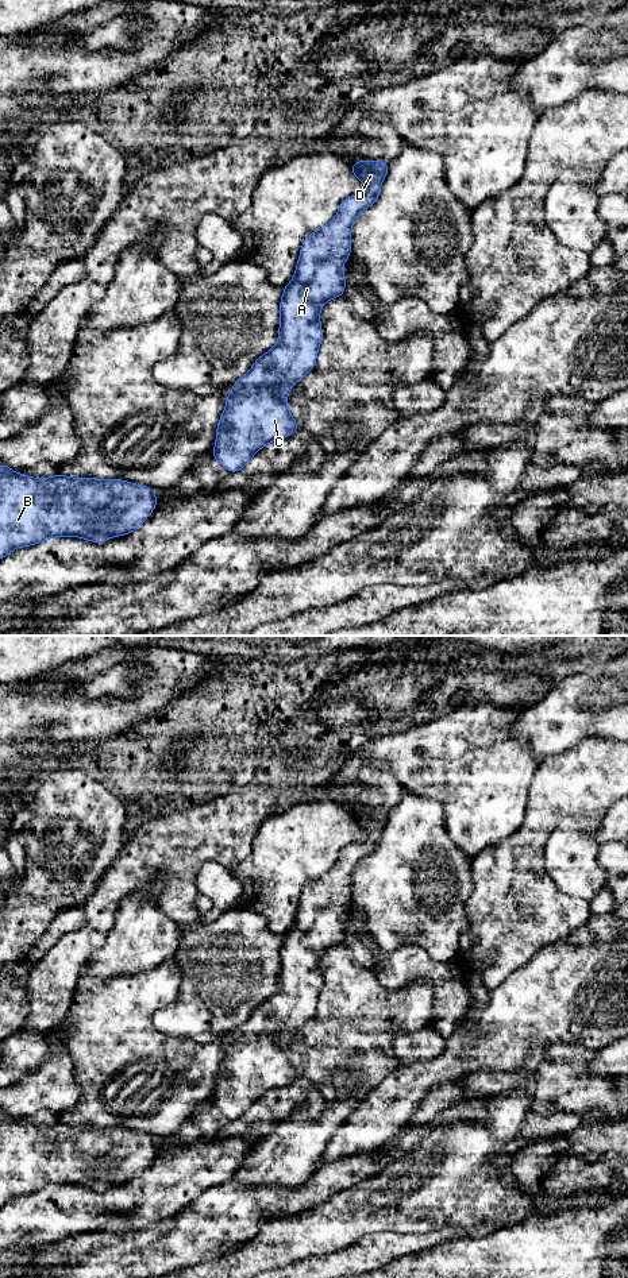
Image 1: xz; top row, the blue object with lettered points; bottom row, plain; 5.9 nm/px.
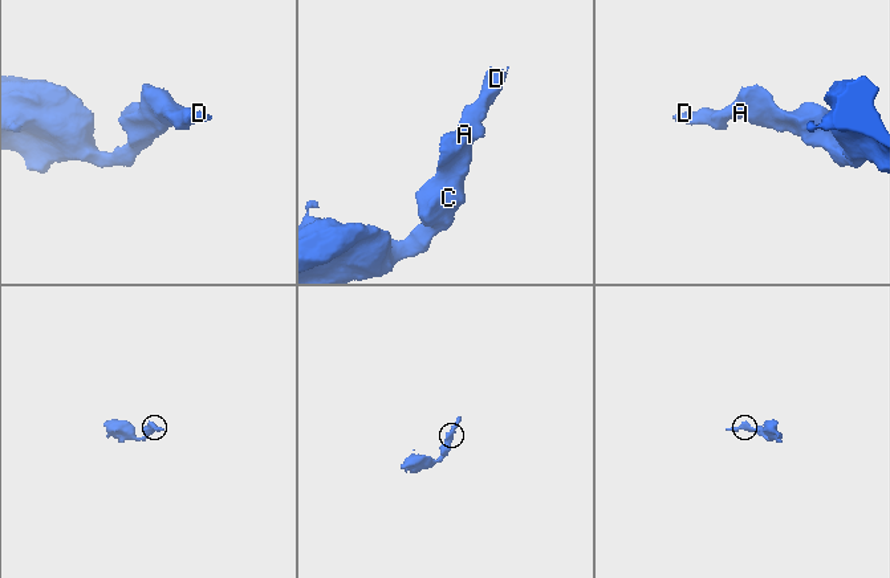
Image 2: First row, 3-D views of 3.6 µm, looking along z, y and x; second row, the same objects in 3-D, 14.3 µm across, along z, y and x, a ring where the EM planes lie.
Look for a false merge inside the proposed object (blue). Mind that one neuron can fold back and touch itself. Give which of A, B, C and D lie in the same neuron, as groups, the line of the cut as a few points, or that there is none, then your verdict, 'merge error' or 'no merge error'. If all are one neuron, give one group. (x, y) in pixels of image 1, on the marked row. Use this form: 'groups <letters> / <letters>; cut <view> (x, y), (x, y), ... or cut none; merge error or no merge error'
groups A B C D; cut none; no merge error

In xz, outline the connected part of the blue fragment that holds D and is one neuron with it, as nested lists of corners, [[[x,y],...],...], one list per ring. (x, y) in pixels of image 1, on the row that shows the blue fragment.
[[[384,161],[355,162],[351,171],[355,178],[366,184],[366,190],[343,200],[336,216],[303,242],[294,275],[284,286],[280,301],[278,343],[259,356],[244,377],[234,382],[234,389],[226,398],[226,409],[216,428],[212,453],[228,472],[240,471],[262,447],[289,437],[300,429],[288,409],[286,398],[292,386],[316,366],[319,345],[323,340],[320,309],[328,300],[342,297],[344,293],[346,279],[342,265],[350,258],[352,224],[362,211],[377,201],[388,170],[389,165]]]

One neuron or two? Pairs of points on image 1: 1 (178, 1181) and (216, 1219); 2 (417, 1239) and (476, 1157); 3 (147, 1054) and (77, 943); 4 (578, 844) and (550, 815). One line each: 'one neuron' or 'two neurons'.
1: two neurons
2: two neurons
3: two neurons
4: two neurons

